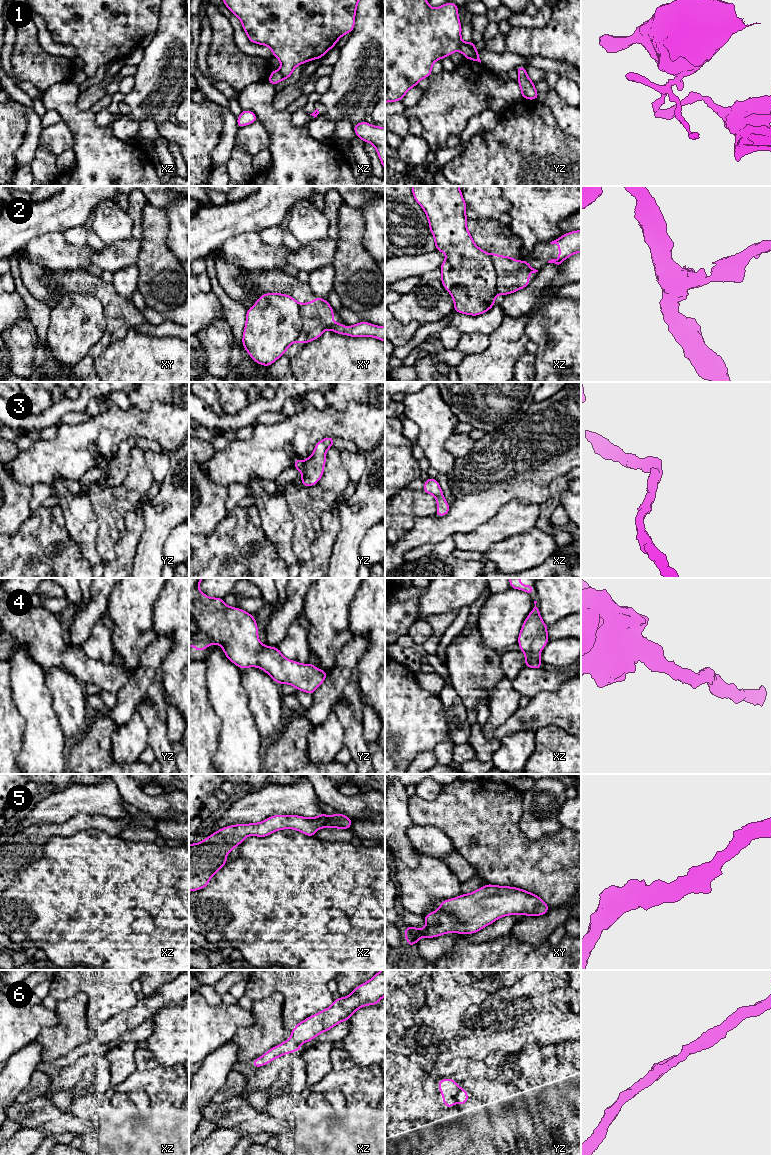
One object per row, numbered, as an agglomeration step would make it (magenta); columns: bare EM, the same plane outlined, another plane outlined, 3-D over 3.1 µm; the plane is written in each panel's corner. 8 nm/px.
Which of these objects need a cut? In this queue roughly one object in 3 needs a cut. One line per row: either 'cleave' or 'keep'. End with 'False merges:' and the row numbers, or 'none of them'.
1: cleave
2: cleave
3: keep
4: keep
5: keep
6: keep
False merges: 1, 2

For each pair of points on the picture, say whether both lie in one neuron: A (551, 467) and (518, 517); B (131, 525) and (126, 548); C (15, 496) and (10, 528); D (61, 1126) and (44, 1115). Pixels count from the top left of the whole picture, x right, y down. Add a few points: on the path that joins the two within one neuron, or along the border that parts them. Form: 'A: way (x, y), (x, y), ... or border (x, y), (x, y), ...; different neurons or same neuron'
A: border (539, 504), (520, 504), (511, 500), (503, 507); different neurons
B: way (131, 531), (131, 537), (128, 542); same neuron
C: way (10, 504), (10, 520); same neuron
D: way (57, 1123), (48, 1117); same neuron

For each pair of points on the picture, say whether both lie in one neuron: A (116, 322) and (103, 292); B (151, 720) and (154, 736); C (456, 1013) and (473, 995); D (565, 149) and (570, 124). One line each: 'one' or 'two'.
A: one
B: one
C: one
D: two

